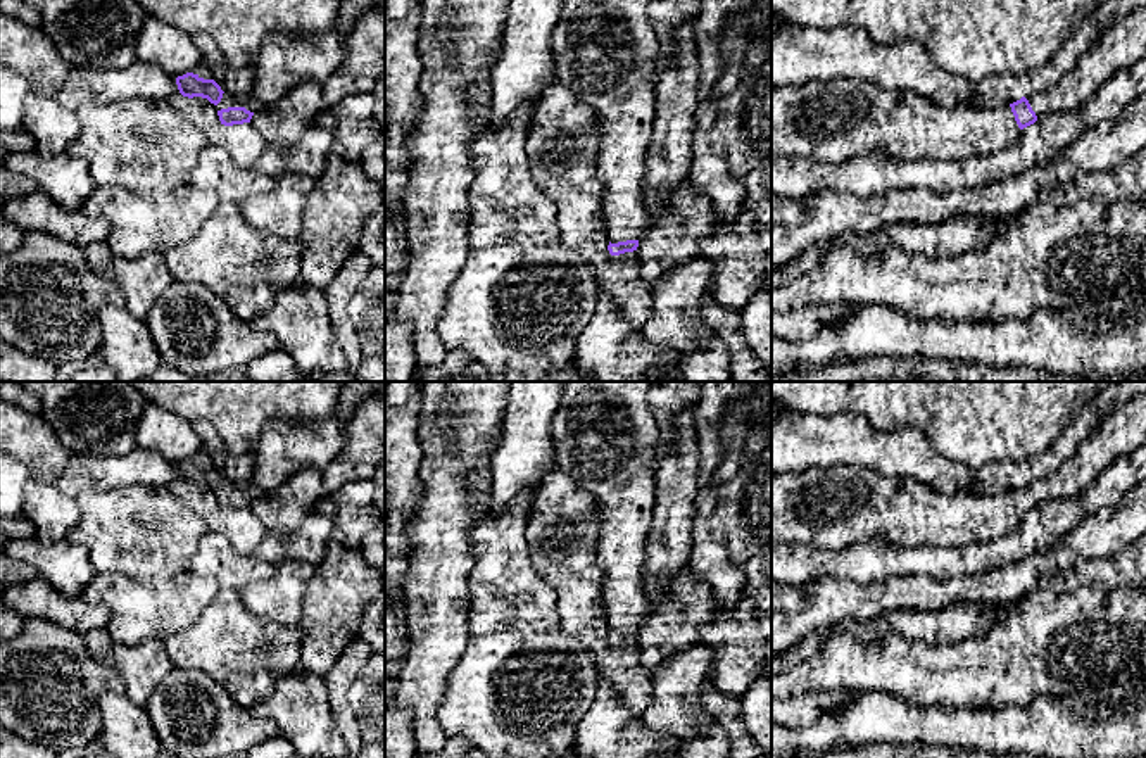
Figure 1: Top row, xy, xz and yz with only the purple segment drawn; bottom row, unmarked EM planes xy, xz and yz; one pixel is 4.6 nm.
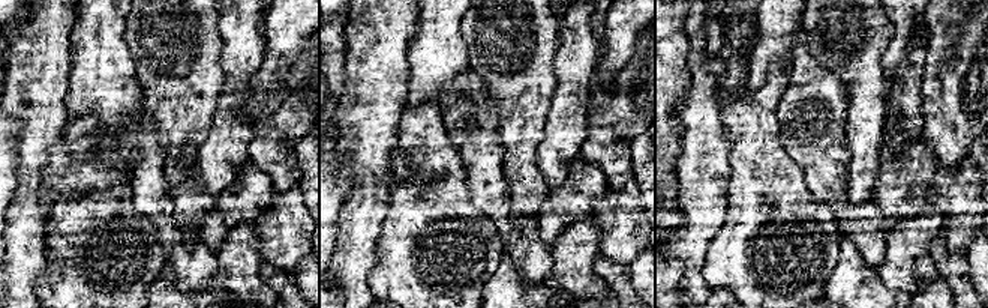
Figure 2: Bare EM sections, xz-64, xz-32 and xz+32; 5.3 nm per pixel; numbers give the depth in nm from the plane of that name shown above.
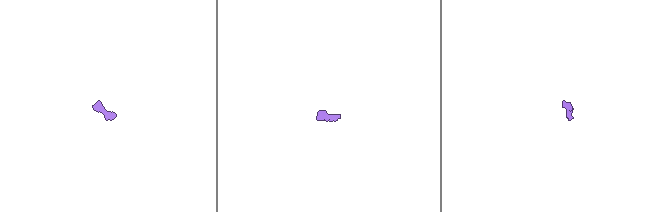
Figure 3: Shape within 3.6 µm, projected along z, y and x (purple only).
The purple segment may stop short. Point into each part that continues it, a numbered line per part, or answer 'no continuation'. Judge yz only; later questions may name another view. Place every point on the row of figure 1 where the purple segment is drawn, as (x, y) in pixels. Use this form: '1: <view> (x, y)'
1: yz (1124, 44)
2: yz (832, 121)

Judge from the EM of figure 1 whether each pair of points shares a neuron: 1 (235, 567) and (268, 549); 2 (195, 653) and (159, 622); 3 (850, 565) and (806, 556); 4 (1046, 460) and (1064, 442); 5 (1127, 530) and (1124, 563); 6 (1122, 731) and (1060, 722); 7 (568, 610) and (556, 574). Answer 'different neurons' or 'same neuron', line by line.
1: different neurons
2: different neurons
3: same neuron
4: same neuron
5: different neurons
6: same neuron
7: same neuron

